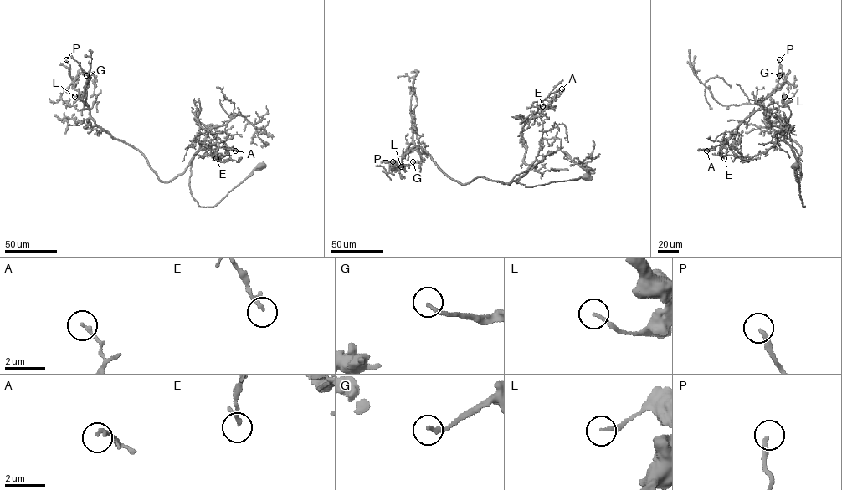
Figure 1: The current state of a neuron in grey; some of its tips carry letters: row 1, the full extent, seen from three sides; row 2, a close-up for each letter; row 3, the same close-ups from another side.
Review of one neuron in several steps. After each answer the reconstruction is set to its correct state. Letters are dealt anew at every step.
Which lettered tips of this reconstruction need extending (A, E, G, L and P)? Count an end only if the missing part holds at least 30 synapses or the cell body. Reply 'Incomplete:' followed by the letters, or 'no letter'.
Incomplete: no letter

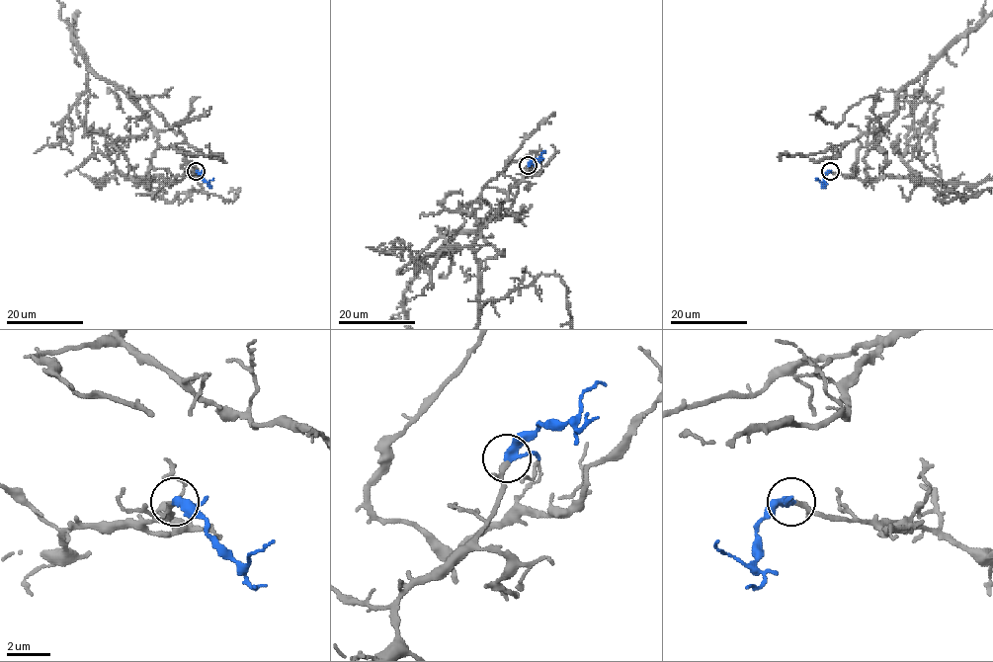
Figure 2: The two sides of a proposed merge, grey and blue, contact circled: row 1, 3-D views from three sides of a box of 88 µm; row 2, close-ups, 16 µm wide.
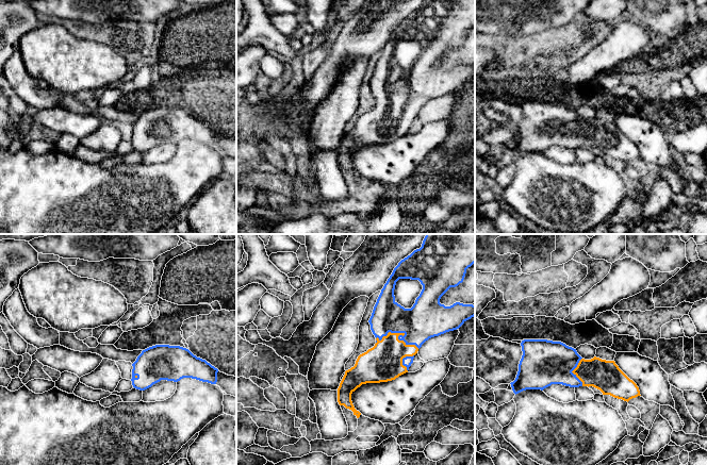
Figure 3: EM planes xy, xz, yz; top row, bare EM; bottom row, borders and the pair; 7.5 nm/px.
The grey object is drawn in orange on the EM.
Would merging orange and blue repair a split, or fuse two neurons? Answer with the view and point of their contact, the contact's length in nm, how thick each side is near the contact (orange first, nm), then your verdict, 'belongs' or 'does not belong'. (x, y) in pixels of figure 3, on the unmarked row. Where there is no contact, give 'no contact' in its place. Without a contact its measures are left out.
meets orange in xz at (399, 96); contact 340 nm long; 280 nm thick on the orange side, 300 nm on the other; belongs

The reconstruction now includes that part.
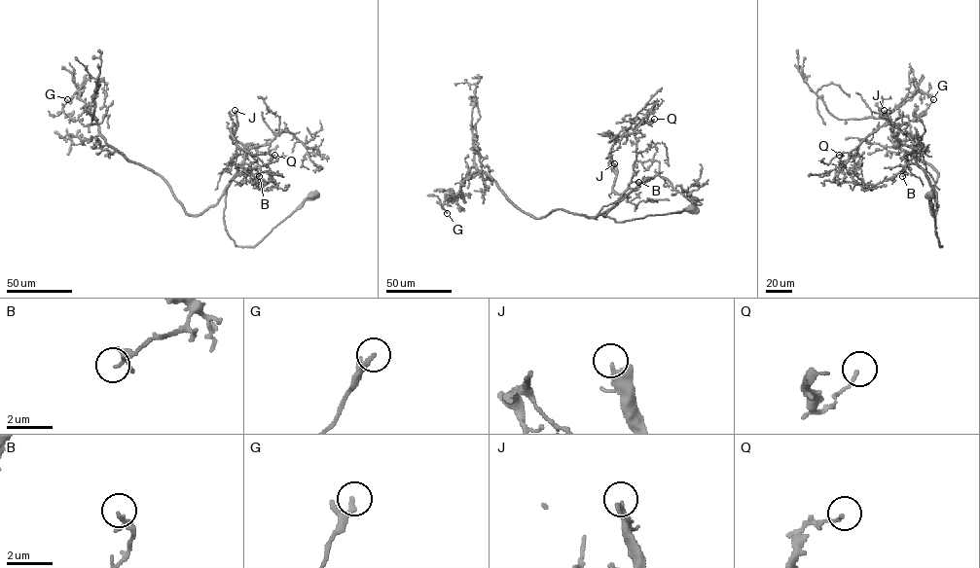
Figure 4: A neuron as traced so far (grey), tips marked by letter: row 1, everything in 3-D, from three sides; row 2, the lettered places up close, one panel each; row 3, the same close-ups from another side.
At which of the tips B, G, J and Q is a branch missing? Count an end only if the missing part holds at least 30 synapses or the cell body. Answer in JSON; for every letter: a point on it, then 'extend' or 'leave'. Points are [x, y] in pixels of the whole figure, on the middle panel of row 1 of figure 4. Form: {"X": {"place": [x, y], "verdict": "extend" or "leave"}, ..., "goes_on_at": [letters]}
{"B": {"place": [638, 182], "verdict": "leave"}, "G": {"place": [447, 213], "verdict": "leave"}, "J": {"place": [614, 163], "verdict": "extend"}, "Q": {"place": [654, 119], "verdict": "leave"}, "goes_on_at": ["J"]}

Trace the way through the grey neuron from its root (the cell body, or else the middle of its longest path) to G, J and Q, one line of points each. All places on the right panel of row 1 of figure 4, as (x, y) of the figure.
G: (928, 196), (941, 246), (931, 185), (933, 215), (929, 203), (938, 173), (891, 135), (933, 99)
J: (928, 196), (941, 246), (935, 230), (937, 193), (916, 159), (915, 143), (892, 125), (884, 110)
Q: (928, 196), (941, 246), (937, 193), (912, 139), (887, 124), (852, 151), (844, 166), (839, 155)

